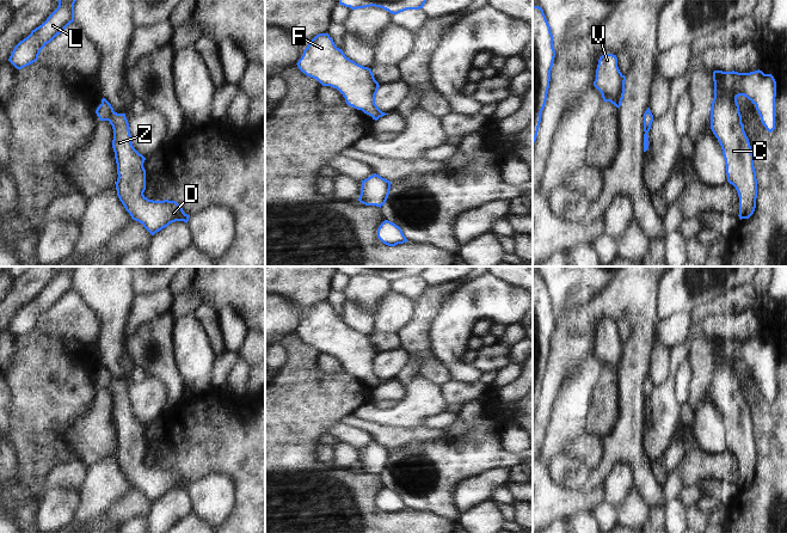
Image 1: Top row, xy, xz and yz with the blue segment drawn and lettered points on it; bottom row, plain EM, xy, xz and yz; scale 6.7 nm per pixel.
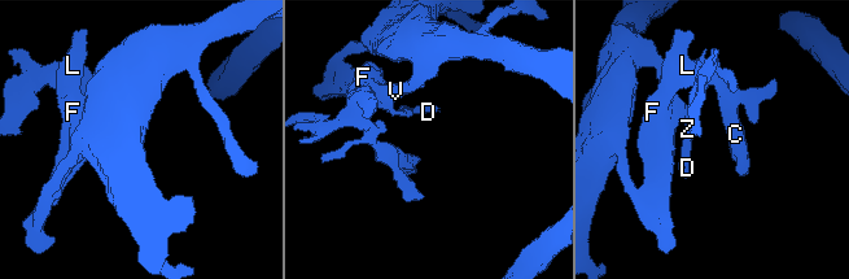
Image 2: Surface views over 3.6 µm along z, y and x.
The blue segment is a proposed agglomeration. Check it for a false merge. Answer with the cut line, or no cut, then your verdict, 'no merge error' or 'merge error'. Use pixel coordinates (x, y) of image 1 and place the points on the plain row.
xy (114, 379), (108, 387) | merge error

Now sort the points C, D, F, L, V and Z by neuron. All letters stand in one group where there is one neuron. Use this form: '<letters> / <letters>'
C F L V / D Z

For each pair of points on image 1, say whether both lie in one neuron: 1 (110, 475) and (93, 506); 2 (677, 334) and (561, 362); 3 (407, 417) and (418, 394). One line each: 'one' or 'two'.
1: one
2: two
3: one

